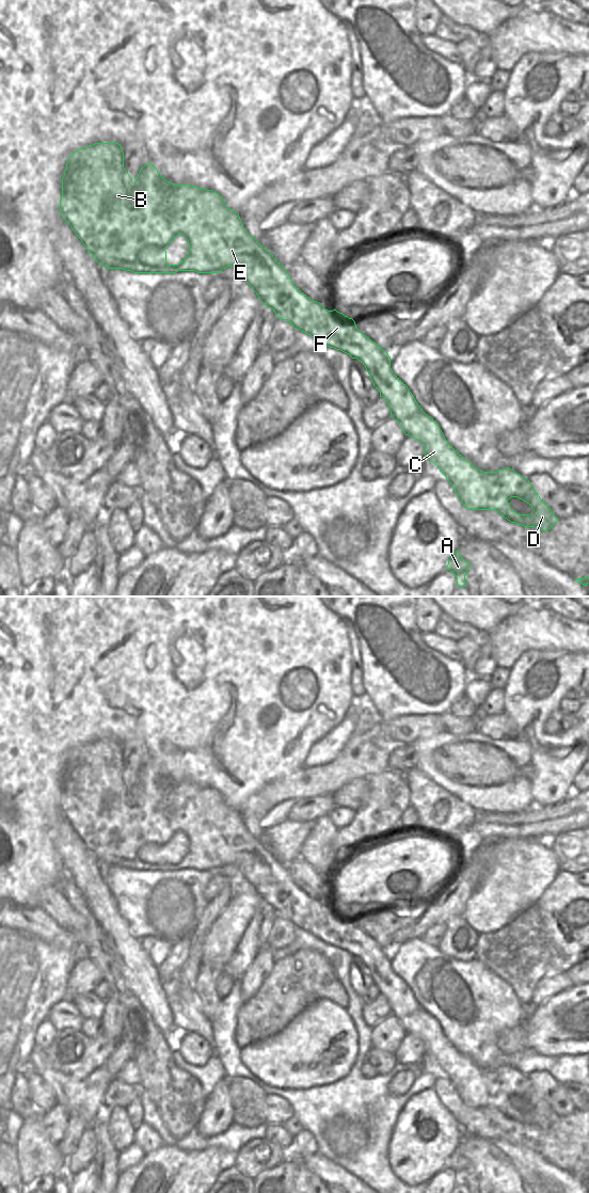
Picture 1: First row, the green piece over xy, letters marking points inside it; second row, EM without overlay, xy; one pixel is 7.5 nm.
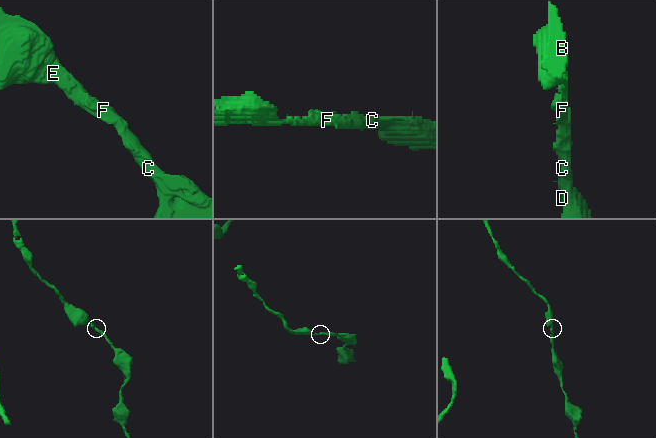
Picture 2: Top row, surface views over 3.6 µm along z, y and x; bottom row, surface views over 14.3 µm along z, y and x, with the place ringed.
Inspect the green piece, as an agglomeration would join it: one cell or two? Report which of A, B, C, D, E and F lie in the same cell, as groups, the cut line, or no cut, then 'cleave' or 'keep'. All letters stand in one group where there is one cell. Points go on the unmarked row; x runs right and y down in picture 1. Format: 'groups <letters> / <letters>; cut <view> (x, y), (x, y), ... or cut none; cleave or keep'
groups A B C D E F; cut none; keep

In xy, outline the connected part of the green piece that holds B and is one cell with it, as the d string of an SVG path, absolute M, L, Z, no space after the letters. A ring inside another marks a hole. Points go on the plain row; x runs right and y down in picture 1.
M95 741L74 749L66 761L62 776L62 795L60 797L62 815L70 823L87 849L106 866L123 866L133 871L176 871L178 869L195 869L197 871L219 871L227 864L234 864L243 877L256 890L262 903L270 905L277 916L287 918L298 926L321 941L340 948L352 956L357 956L366 966L373 984L380 989L391 1008L391 1014L401 1023L405 1033L423 1040L425 1056L432 1059L446 1078L452 1083L457 1094L468 1108L494 1108L502 1114L524 1125L535 1125L543 1129L551 1127L559 1117L551 1105L540 1096L527 1076L514 1067L505 1065L496 1069L483 1069L464 1056L445 1036L437 1020L426 1012L416 1000L408 984L393 970L391 954L378 941L364 933L355 919L336 907L328 908L324 904L304 892L291 878L286 866L266 847L255 836L251 834L239 814L229 807L220 792L212 788L172 781L168 779L148 760L141 765L137 778L124 765L124 750L118 741ZM182 832L189 842L188 853L178 862L166 861L165 845L178 833ZM511 1095L526 1099L534 1109L530 1112L520 1112L509 1102Z

